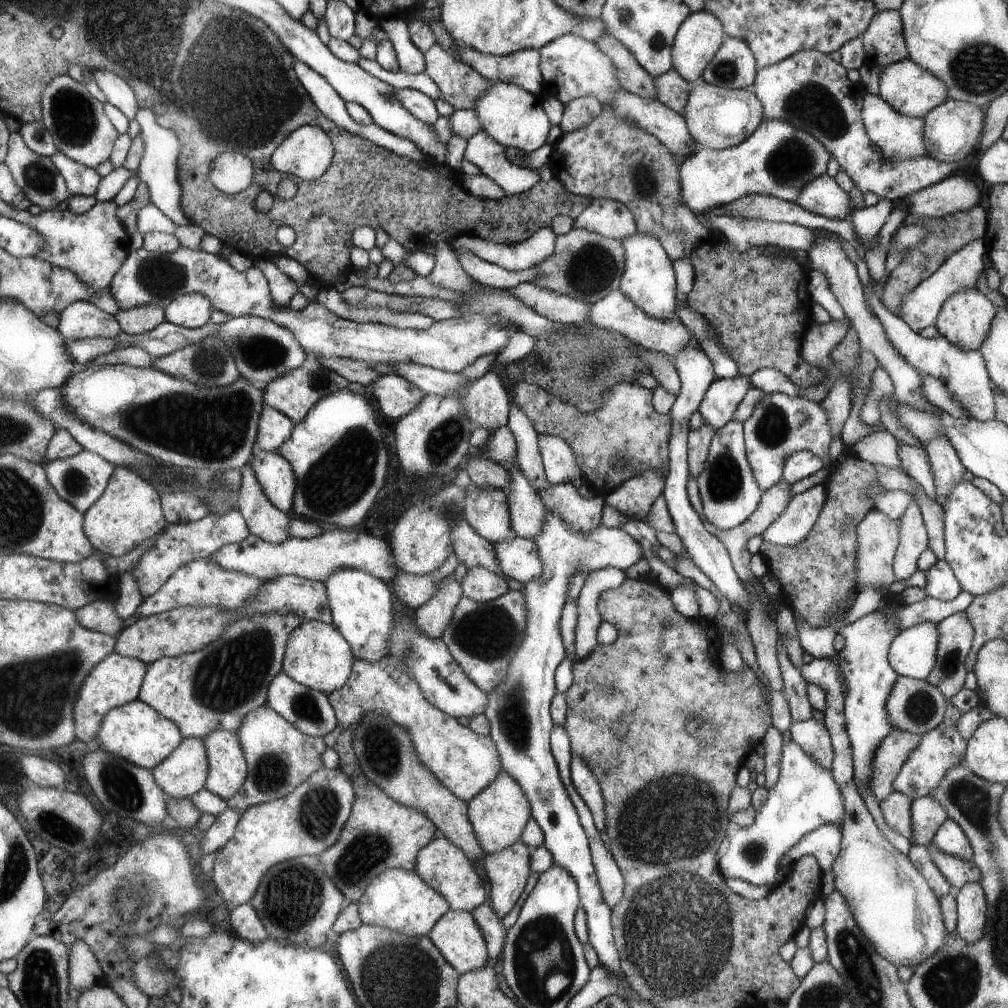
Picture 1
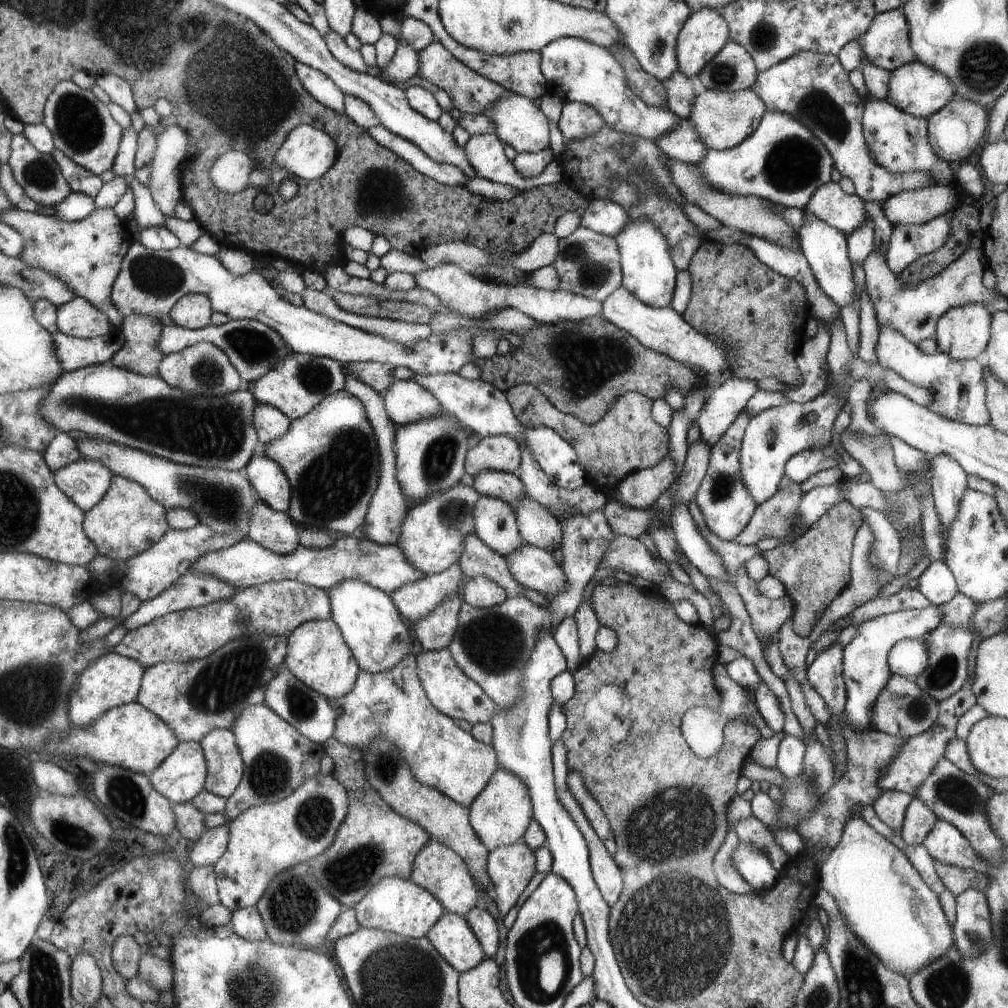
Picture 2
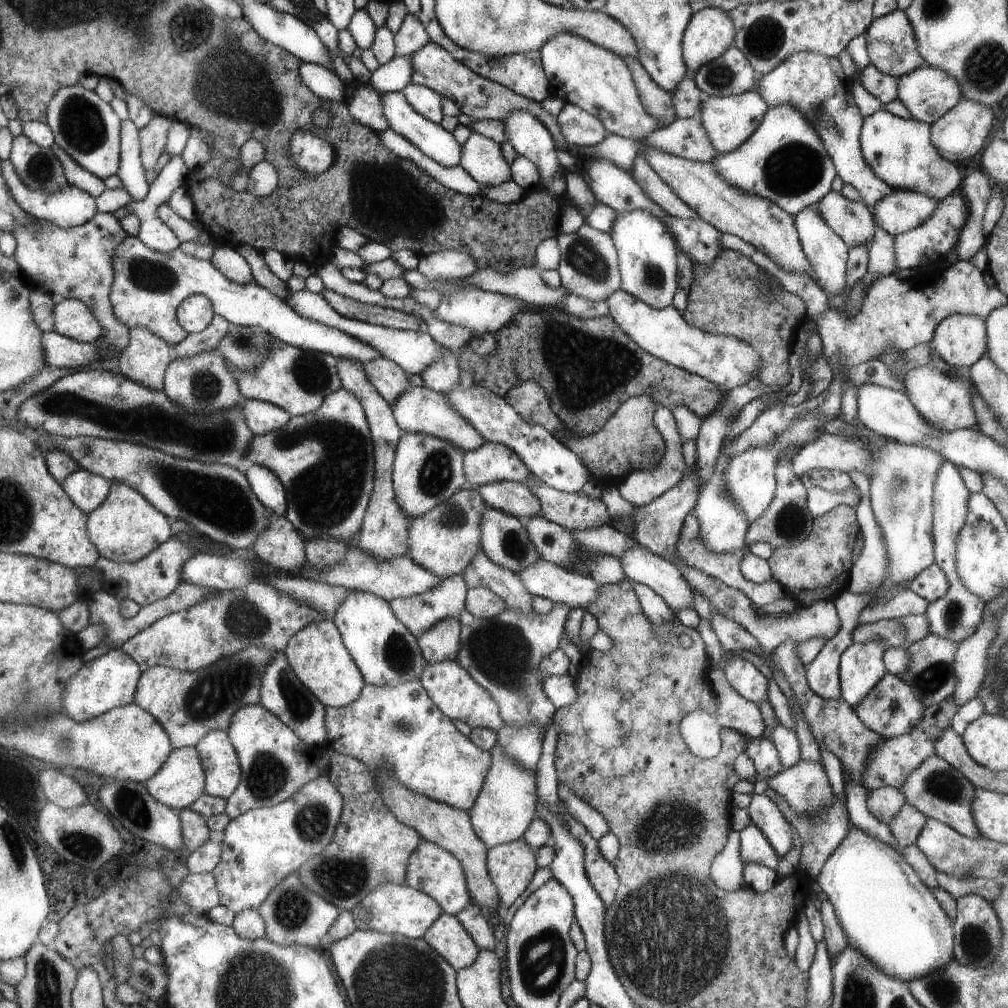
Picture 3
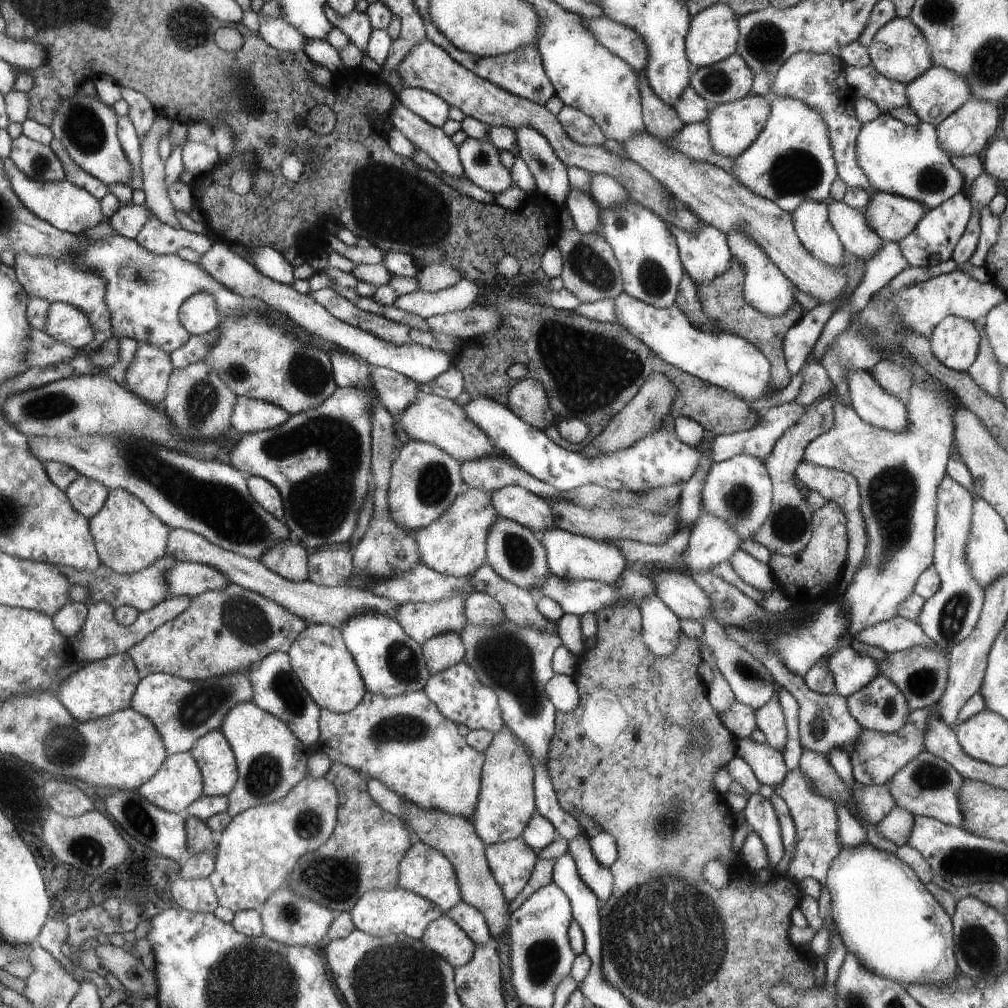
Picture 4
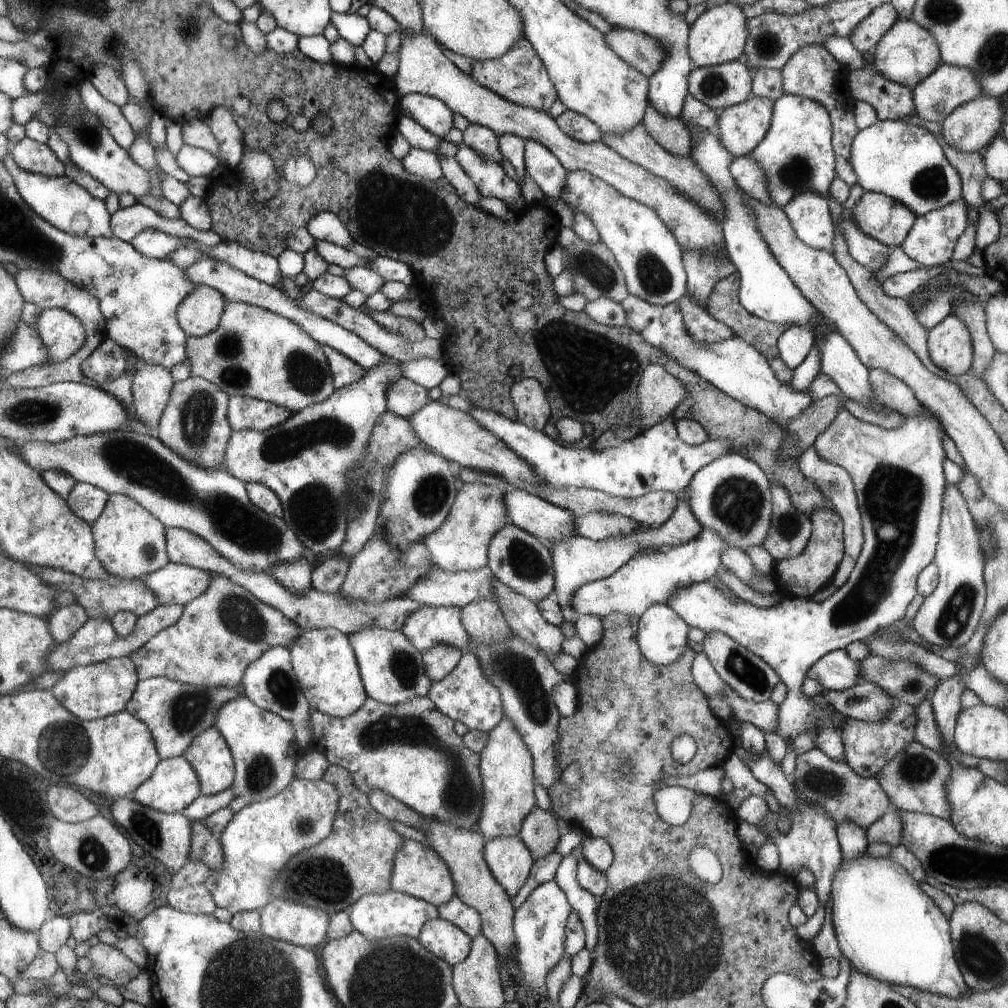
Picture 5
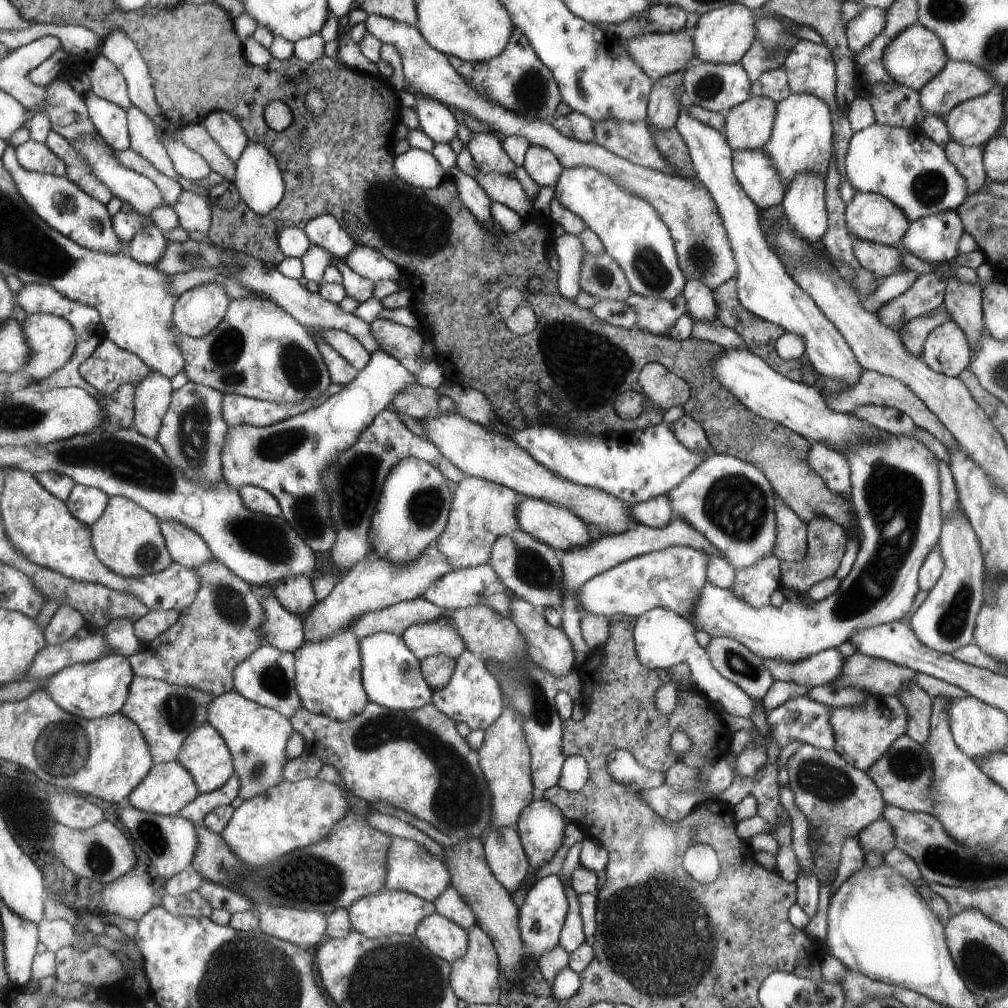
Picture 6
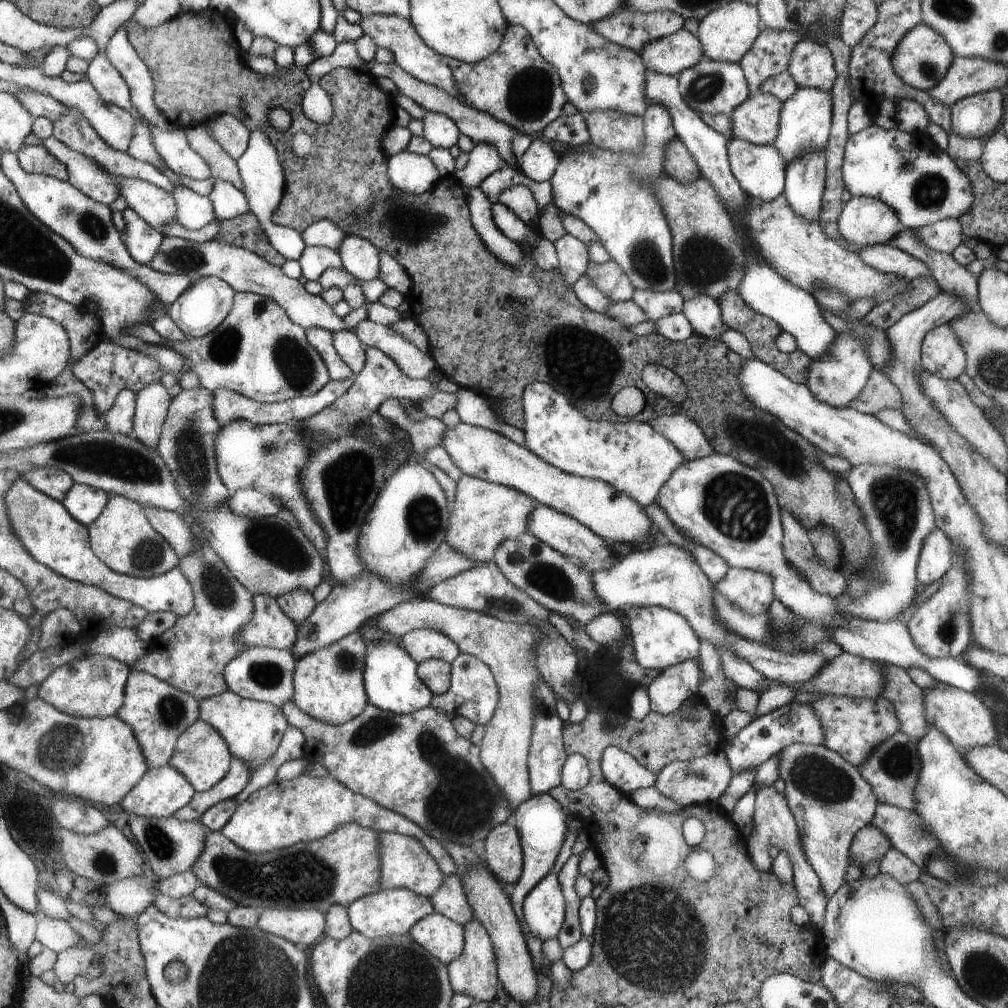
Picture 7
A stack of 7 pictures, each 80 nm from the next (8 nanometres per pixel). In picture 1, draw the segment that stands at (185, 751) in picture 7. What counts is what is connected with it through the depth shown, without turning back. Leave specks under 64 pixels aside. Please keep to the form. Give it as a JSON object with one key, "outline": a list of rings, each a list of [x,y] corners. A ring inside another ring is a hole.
{"outline":[[[219,729],[204,738],[210,773],[206,789],[229,800],[244,784],[248,764],[236,733]]]}

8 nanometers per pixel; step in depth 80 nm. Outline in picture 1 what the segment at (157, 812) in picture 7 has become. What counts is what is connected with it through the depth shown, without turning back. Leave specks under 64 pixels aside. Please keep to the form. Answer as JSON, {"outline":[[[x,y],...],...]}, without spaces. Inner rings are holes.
{"outline":[[[184,738],[181,746],[152,771],[165,792],[176,799],[191,799],[206,788],[210,773],[204,739]]]}

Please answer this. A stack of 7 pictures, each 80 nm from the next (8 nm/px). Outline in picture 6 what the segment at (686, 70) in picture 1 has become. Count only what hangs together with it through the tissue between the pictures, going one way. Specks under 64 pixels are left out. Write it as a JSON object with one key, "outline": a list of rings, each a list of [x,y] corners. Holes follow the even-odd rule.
{"outline":[[[729,3],[698,16],[696,26],[691,30],[694,44],[694,61],[717,64],[739,63],[748,48],[755,42],[757,16],[745,5]]]}

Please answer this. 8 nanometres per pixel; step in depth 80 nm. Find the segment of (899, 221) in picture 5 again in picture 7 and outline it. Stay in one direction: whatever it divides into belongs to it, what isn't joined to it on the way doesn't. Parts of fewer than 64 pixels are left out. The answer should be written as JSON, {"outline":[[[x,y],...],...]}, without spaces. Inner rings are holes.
{"outline":[[[852,195],[836,220],[837,230],[851,247],[889,242],[900,230],[895,212],[877,197]]]}

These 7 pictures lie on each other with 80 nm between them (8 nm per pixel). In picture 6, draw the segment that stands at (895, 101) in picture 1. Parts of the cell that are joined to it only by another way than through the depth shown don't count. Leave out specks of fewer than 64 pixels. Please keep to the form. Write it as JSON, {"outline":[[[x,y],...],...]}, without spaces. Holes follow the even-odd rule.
{"outline":[[[948,60],[941,72],[920,88],[918,92],[919,104],[927,115],[944,116],[956,104],[993,90],[996,88],[995,84],[994,78],[985,69],[965,61]]]}

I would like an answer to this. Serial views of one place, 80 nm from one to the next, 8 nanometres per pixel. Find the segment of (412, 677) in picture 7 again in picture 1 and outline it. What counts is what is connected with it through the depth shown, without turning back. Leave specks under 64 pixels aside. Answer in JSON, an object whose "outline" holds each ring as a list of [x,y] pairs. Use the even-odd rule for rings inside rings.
{"outline":[[[357,569],[335,571],[323,584],[331,605],[331,623],[351,645],[355,658],[377,662],[389,656],[389,639],[392,639],[396,621],[393,619],[393,598],[387,585],[380,578]]]}

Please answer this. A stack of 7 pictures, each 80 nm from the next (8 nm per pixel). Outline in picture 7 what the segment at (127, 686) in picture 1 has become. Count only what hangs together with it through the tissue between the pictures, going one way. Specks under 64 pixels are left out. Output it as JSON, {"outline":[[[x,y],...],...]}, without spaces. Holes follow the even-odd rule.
{"outline":[[[84,655],[56,668],[37,688],[38,696],[61,712],[76,717],[113,716],[124,705],[125,687],[132,669],[113,657]]]}

